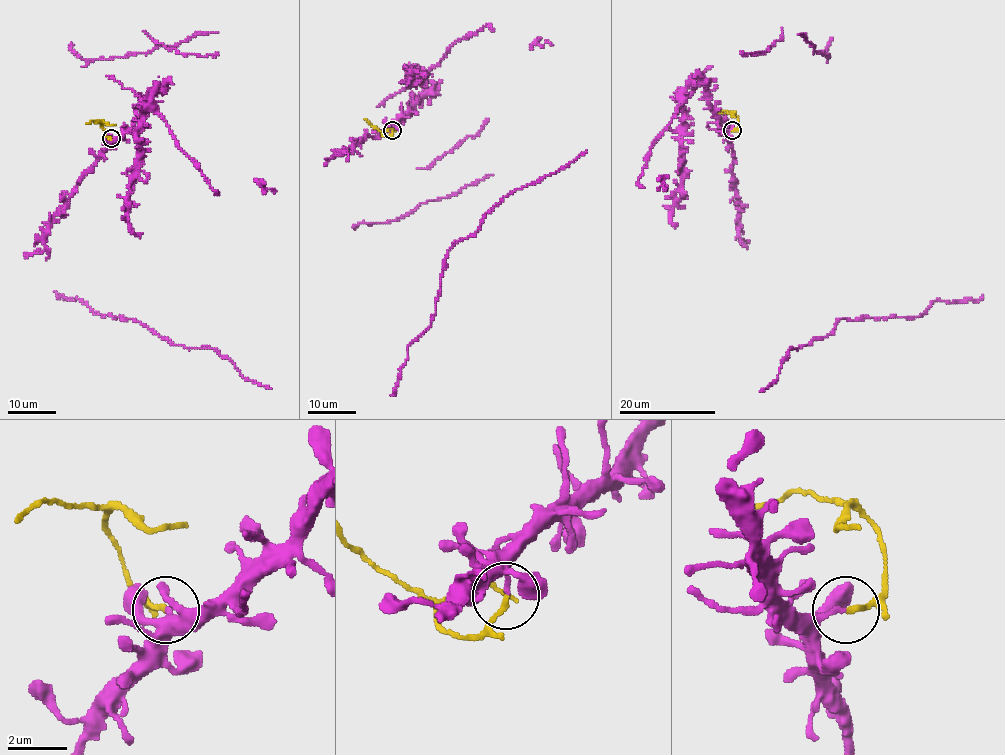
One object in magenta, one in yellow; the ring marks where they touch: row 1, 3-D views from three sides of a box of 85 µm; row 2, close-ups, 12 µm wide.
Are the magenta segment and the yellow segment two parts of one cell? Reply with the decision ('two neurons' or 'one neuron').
two neurons

